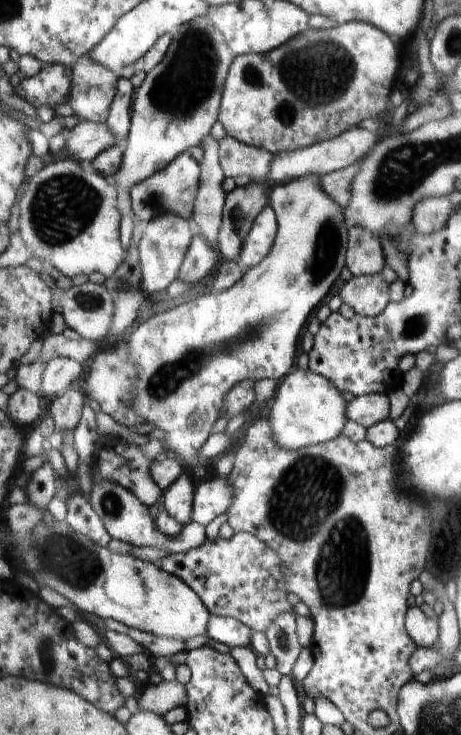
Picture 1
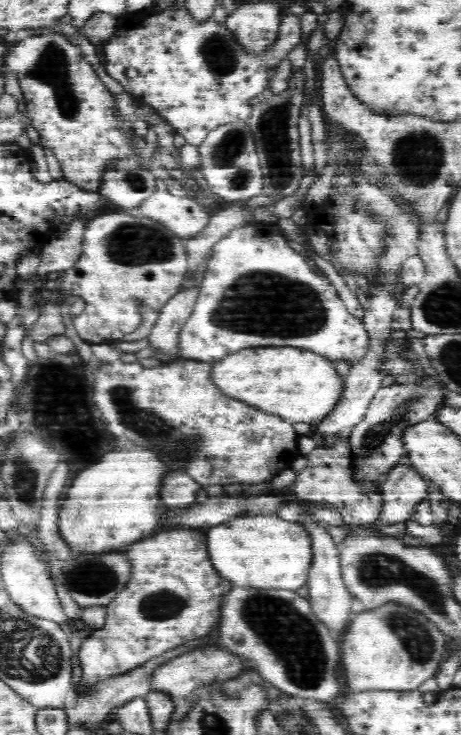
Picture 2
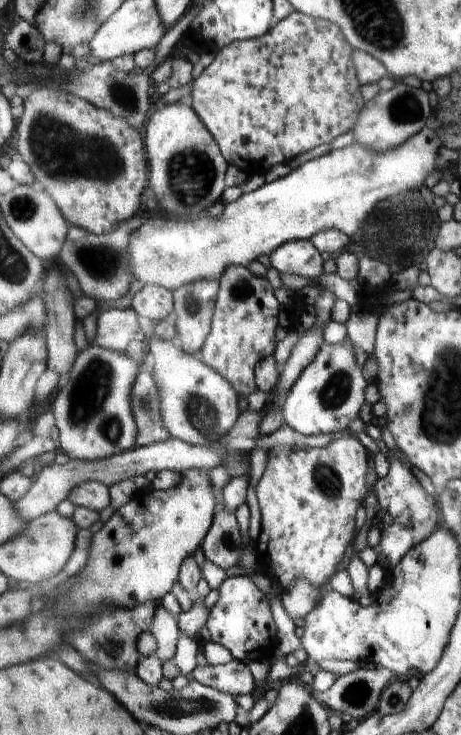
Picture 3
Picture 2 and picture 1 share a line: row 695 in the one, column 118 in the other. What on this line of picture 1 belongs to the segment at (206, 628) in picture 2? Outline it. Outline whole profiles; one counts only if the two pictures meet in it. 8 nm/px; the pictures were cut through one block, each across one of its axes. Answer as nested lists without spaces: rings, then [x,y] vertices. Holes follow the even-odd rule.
[[[87,58],[71,68],[71,94],[67,104],[81,122],[105,124],[119,94],[119,72]]]

